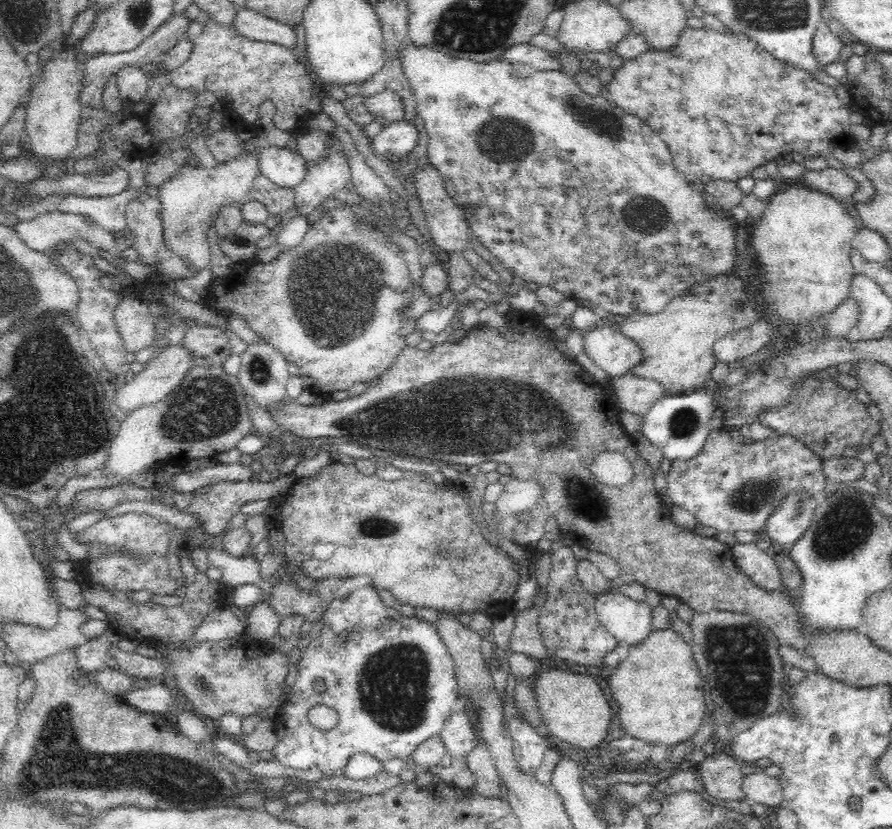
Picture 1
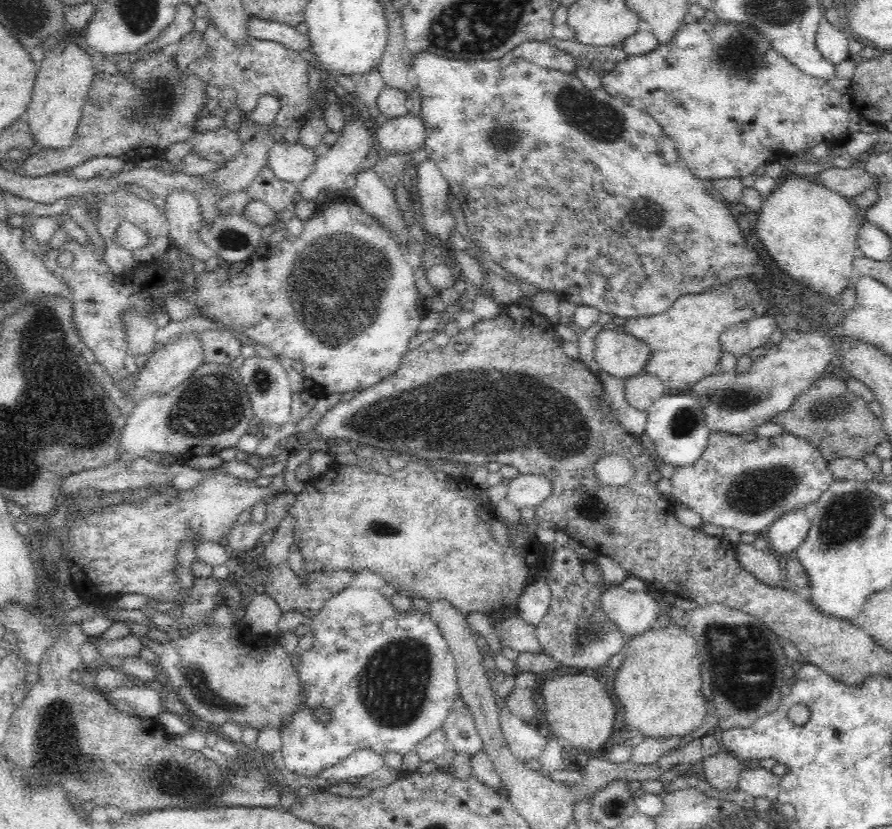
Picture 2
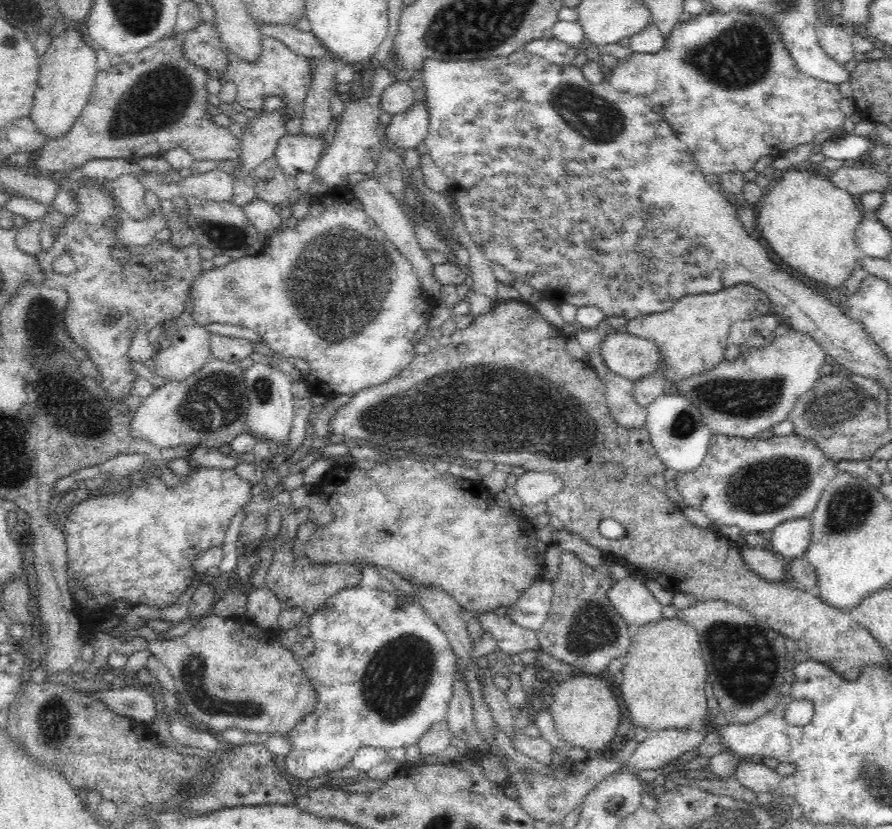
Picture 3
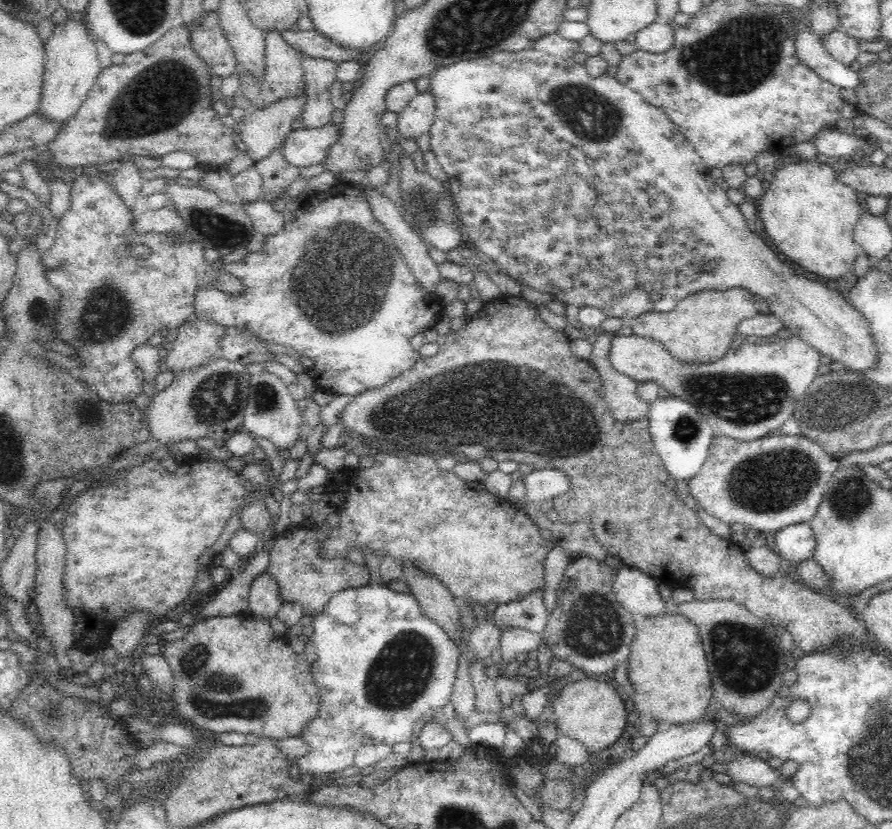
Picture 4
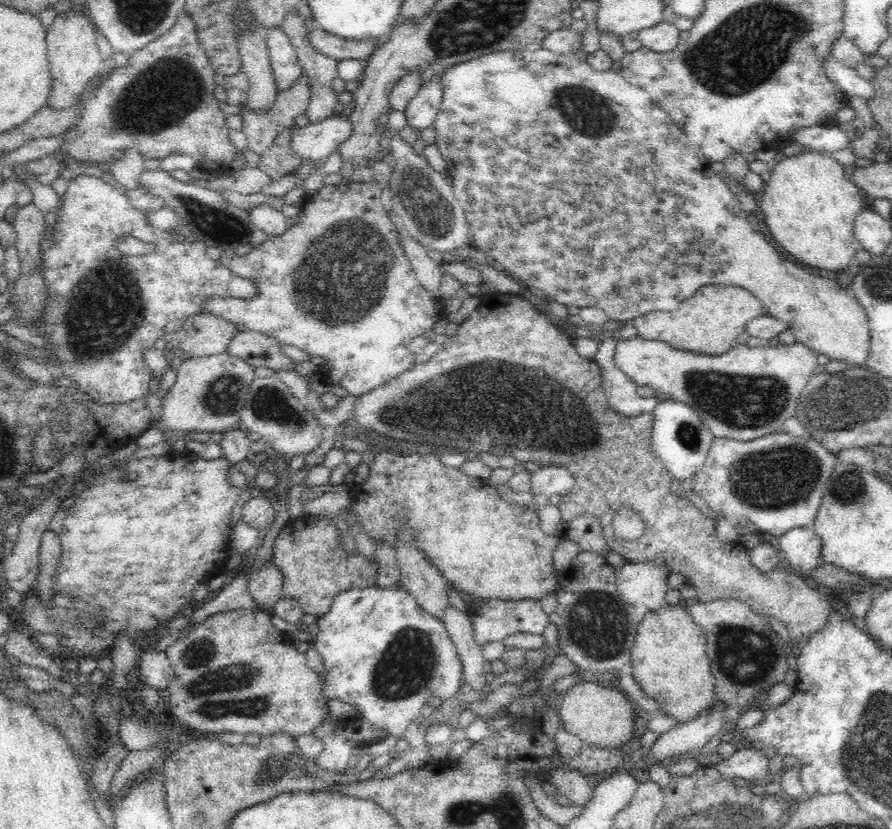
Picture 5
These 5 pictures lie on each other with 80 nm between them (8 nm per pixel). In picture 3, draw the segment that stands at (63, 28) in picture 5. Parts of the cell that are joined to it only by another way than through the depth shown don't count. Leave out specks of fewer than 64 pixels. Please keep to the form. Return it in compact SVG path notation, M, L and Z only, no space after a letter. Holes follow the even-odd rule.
M67 25L64 34L52 40L40 59L40 72L28 117L47 139L59 139L69 133L92 92L99 71L96 66L97 56L90 46L86 46L82 37L82 27Z

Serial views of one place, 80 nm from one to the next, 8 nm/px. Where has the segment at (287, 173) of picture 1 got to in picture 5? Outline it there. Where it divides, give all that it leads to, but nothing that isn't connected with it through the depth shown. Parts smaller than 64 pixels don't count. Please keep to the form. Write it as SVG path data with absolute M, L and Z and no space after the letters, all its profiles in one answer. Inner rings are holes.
M332 115L320 122L294 127L290 134L290 149L300 160L317 162L326 160L349 136L348 118Z

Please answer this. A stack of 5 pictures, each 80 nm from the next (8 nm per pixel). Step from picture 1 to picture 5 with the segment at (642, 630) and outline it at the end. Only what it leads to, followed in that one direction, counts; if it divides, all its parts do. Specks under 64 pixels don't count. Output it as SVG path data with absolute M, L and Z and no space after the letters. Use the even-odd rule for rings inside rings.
M626 561L617 570L616 591L624 602L634 607L642 604L649 611L660 610L665 606L669 574L662 561Z

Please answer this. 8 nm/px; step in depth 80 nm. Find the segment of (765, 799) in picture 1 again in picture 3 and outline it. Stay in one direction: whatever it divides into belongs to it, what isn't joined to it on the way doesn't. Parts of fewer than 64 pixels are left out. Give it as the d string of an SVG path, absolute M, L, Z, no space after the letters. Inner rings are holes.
M741 759L737 764L734 776L738 782L747 789L758 792L774 794L781 782L781 776L762 763L754 763L750 759Z

